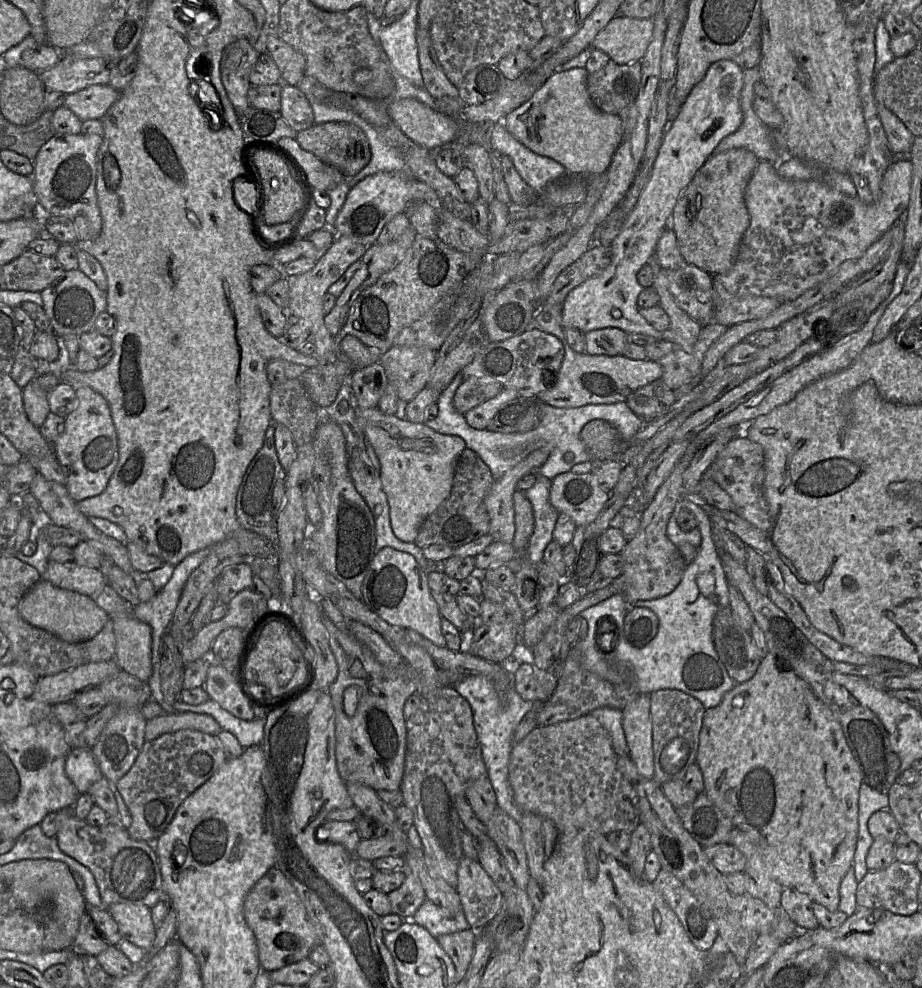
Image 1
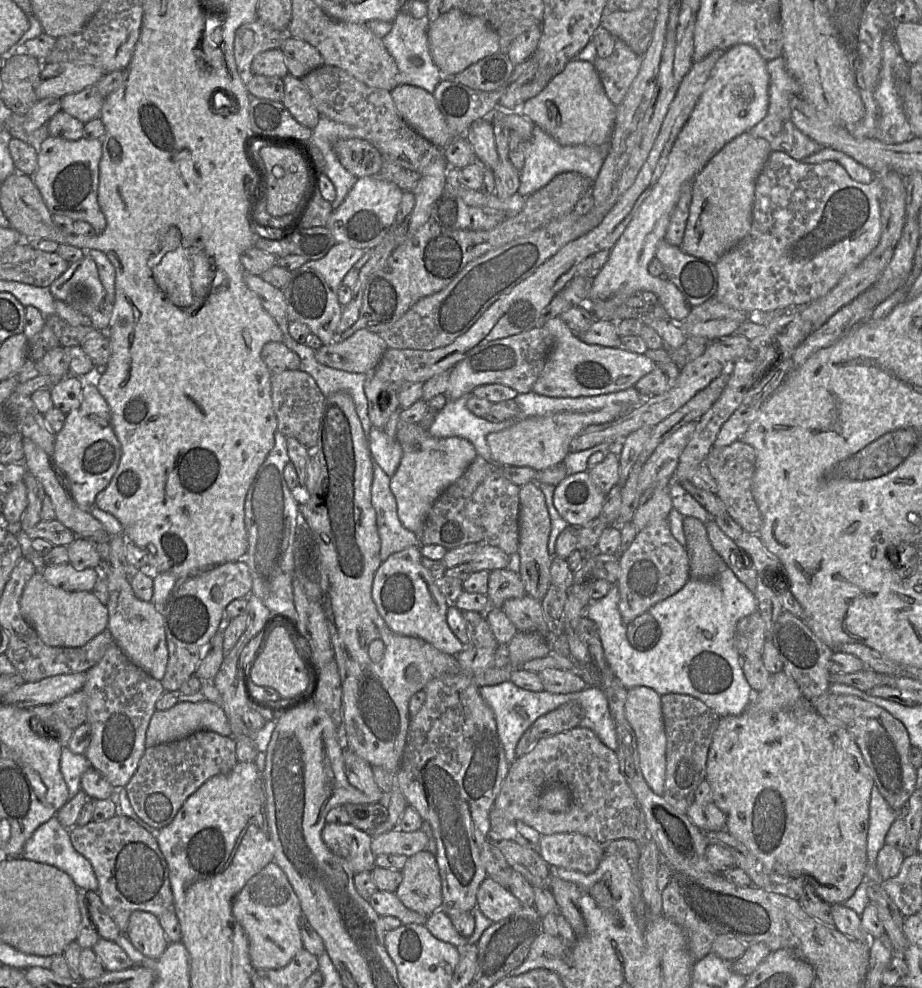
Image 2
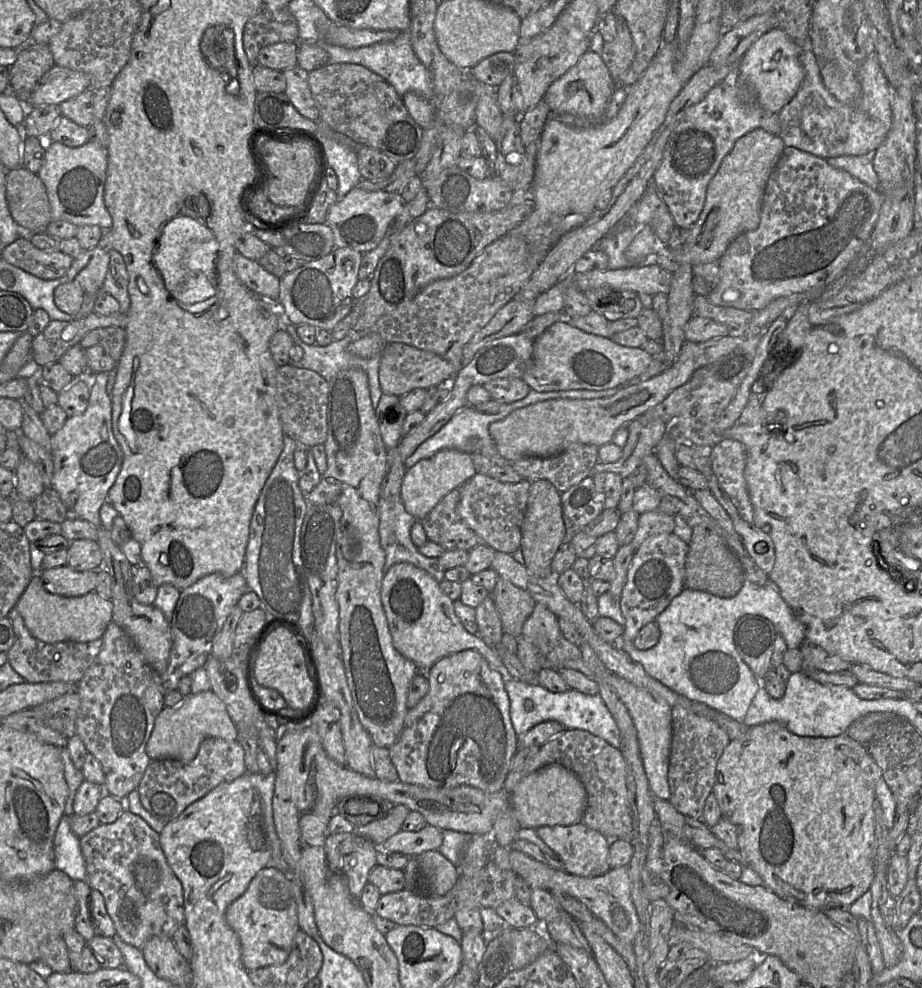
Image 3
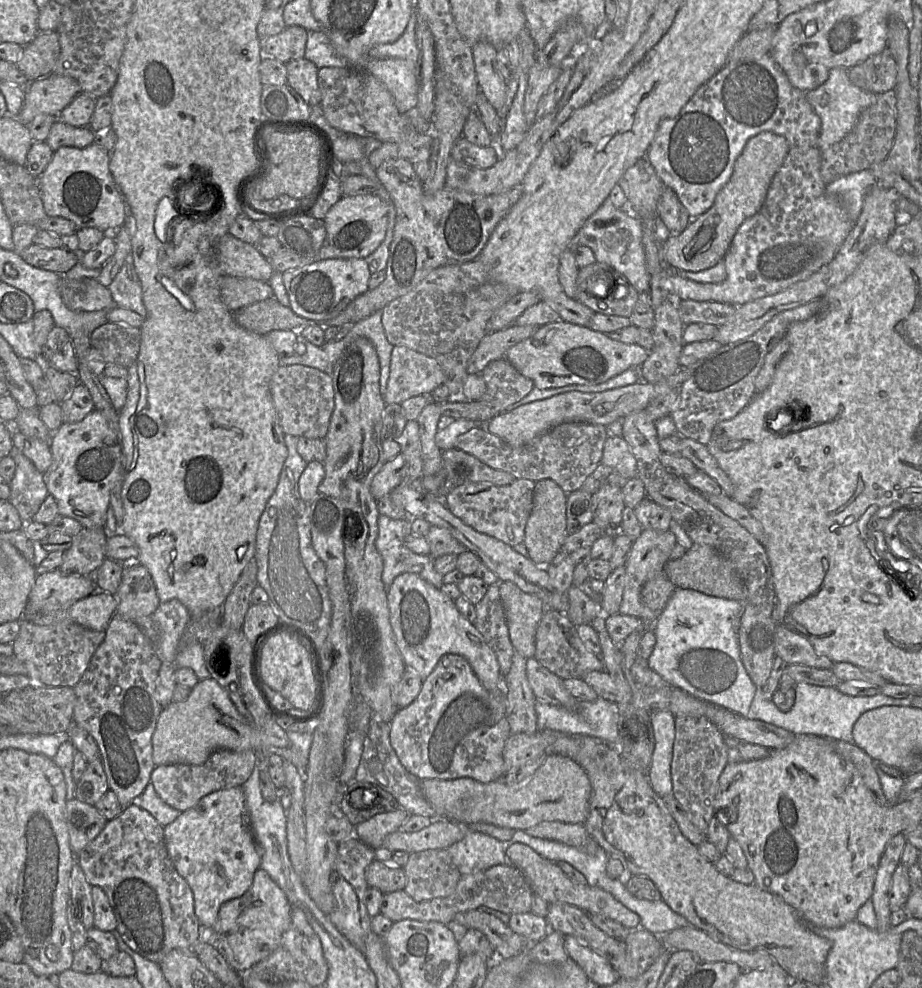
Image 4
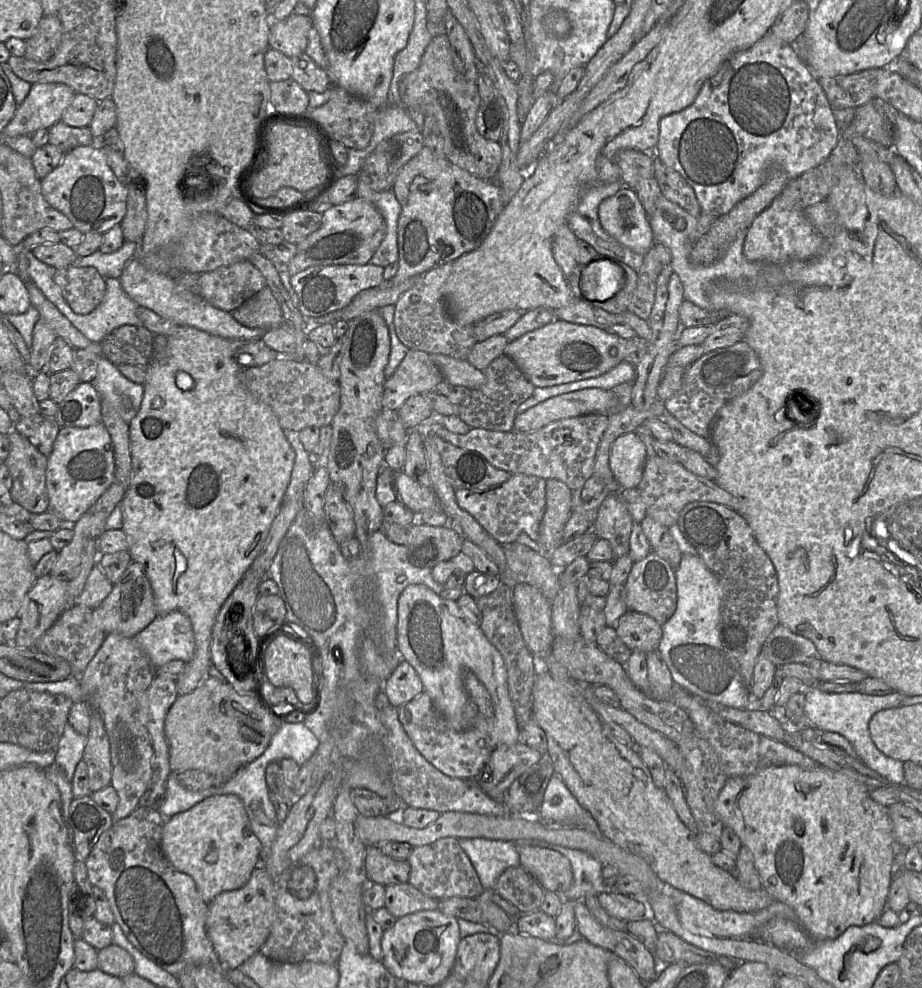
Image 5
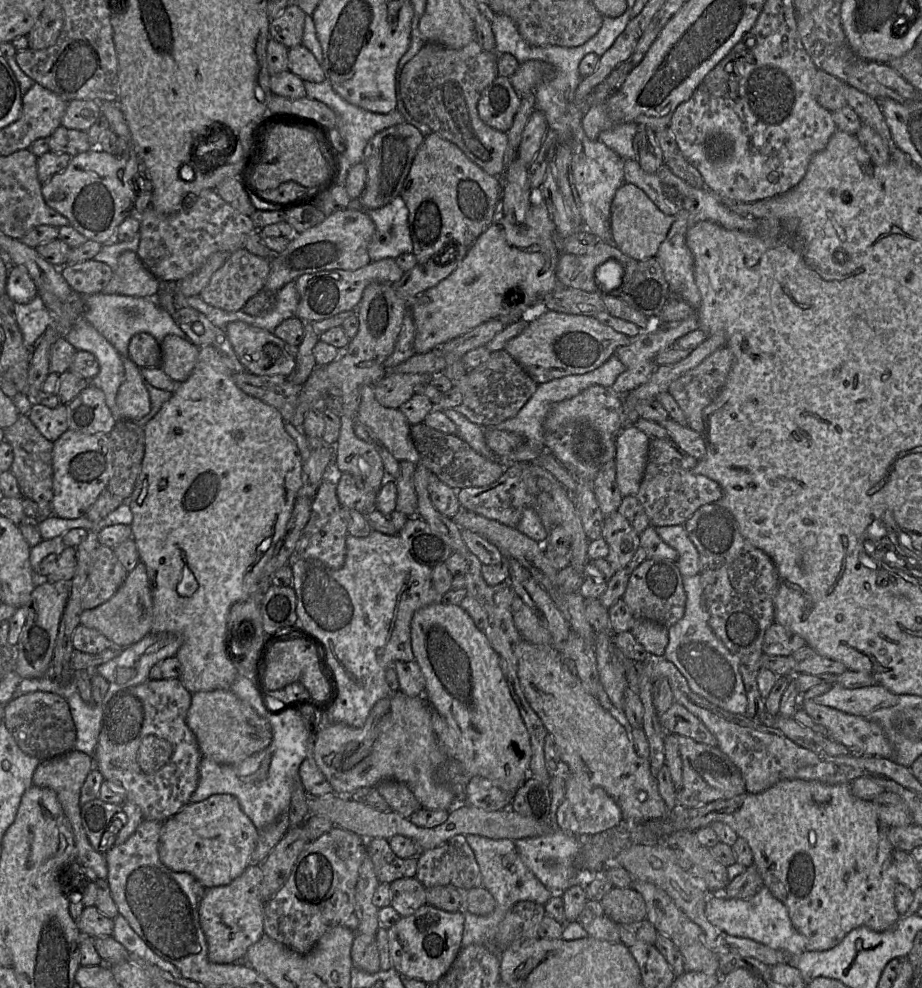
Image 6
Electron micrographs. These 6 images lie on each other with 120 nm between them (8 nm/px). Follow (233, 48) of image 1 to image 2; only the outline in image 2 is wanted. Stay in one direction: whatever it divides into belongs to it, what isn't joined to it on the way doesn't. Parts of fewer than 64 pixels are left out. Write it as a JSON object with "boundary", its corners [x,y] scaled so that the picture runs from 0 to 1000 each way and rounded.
{"boundary":[[[277,20],[257,29],[254,40],[254,59],[258,74],[268,86],[274,77],[273,63],[283,53],[304,49],[315,35],[311,29],[300,30]]]}

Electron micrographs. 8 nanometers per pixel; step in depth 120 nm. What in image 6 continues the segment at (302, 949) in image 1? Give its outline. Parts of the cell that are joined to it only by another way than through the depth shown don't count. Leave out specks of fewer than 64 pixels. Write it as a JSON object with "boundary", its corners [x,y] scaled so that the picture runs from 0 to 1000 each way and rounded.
{"boundary":[[[270,876],[248,896],[227,899],[216,916],[217,934],[230,975],[255,976],[265,971],[269,961],[286,946],[287,912],[284,910],[282,876]]]}

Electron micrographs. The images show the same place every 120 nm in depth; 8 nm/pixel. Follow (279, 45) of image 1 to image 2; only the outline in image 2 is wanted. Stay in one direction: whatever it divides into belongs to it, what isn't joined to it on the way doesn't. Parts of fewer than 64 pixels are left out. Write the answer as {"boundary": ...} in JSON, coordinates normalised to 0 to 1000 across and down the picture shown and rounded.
{"boundary":[[[311,38],[304,50],[312,74],[319,78],[328,80],[342,69],[351,66],[347,53],[337,45],[323,38]]]}

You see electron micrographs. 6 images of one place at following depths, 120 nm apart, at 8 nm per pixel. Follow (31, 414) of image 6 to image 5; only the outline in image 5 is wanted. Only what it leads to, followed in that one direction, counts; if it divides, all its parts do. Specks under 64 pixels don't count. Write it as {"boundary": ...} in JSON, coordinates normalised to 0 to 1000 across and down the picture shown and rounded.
{"boundary":[[[44,418],[23,422],[15,429],[15,434],[28,442],[46,460],[53,463],[65,431],[60,423],[52,423]]]}

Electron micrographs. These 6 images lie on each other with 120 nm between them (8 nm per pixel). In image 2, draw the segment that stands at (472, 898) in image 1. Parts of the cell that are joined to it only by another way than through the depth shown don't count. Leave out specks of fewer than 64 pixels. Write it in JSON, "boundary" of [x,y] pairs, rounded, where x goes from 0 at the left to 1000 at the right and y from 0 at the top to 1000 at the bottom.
{"boundary":[[[531,888],[525,890],[517,902],[517,919],[537,934],[557,925],[566,917],[551,899]]]}

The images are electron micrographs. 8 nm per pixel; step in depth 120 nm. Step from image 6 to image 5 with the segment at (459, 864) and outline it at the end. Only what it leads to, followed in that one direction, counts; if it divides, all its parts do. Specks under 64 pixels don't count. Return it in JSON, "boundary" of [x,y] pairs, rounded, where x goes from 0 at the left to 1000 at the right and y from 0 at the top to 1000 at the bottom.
{"boundary":[[[484,847],[450,857],[441,871],[445,874],[443,894],[462,907],[477,912],[489,908],[517,909],[524,904],[518,885],[495,848]]]}

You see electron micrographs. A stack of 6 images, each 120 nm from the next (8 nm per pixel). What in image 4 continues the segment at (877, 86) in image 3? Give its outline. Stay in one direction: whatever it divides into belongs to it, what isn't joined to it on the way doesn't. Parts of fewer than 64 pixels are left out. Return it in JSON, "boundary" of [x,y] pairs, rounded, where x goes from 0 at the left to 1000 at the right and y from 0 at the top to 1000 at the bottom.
{"boundary":[[[903,69],[897,81],[886,89],[874,92],[874,99],[890,121],[886,150],[894,152],[913,142],[927,128],[936,110],[948,105],[953,96],[926,86],[920,77],[921,70]]]}

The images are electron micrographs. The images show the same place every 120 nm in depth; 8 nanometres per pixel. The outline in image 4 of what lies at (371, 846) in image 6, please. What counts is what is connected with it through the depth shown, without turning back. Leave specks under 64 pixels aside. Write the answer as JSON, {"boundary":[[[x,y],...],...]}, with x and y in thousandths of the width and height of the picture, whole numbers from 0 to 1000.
{"boundary":[[[405,870],[397,879],[396,889],[399,898],[406,898],[415,905],[437,901],[440,886],[436,878],[423,877],[412,870]]]}

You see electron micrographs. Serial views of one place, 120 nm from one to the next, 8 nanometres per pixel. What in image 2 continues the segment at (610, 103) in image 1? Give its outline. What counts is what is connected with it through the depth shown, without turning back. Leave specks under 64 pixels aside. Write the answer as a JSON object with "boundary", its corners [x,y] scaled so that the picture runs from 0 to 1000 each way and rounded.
{"boundary":[[[668,38],[666,52],[658,59],[646,59],[644,68],[662,102],[671,107],[692,76],[696,58],[676,40]]]}

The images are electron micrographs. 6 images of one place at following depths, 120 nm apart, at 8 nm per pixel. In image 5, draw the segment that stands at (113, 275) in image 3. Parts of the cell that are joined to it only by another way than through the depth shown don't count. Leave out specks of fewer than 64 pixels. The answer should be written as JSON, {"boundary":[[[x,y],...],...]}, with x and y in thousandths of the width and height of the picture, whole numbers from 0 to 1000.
{"boundary":[[[148,260],[136,268],[129,284],[138,299],[152,311],[165,314],[172,320],[190,325],[196,330],[208,330],[233,340],[262,345],[284,343],[291,336],[284,332],[270,332],[262,329],[251,316],[232,311],[214,296],[193,288],[188,280],[162,273]]]}

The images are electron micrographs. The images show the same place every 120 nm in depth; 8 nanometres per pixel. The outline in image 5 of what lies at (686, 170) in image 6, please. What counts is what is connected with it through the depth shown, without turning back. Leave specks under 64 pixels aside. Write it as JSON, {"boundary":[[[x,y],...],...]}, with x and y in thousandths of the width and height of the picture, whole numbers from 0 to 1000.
{"boundary":[[[709,158],[709,179],[717,197],[725,203],[734,206],[753,220],[759,219],[760,211],[751,189],[735,174],[722,168],[711,158]]]}

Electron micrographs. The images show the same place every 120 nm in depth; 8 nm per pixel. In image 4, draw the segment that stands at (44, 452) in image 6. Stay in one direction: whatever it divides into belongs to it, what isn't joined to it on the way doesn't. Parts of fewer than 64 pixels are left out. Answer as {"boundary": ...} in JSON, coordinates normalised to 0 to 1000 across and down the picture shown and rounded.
{"boundary":[[[15,452],[13,462],[17,477],[11,488],[9,507],[17,514],[28,530],[35,526],[53,498],[49,489],[49,480],[42,478],[33,465],[22,456],[16,456]]]}

